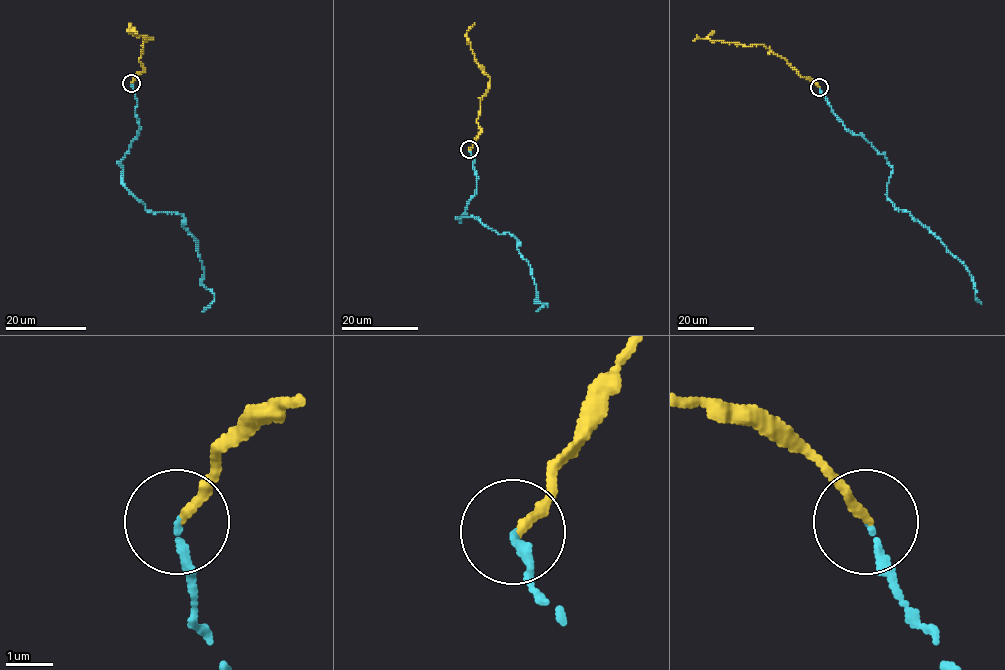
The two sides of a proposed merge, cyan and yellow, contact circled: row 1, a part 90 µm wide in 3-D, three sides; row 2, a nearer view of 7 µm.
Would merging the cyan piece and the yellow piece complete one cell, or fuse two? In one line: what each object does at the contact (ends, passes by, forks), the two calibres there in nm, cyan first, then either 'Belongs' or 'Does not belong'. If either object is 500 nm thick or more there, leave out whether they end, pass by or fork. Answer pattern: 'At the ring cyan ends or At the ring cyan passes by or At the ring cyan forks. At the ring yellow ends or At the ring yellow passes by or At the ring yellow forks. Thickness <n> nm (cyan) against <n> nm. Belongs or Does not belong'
At the ring cyan ends. At the ring yellow ends. Thickness 140 nm (cyan) against 200 nm. Does not belong

